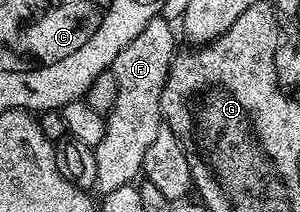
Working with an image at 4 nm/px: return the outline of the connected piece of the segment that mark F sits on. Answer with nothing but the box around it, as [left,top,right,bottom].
[94,16,177,195]

